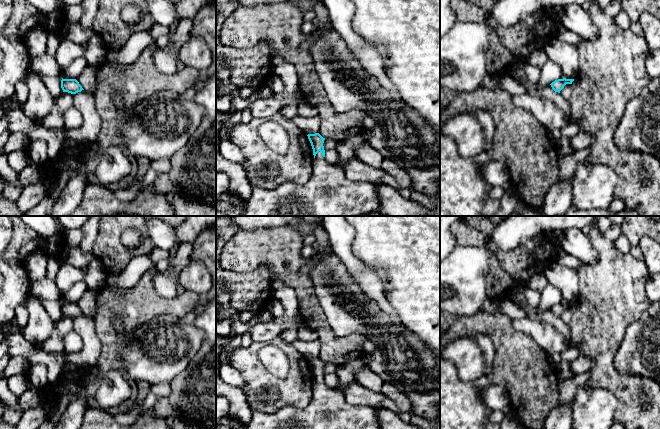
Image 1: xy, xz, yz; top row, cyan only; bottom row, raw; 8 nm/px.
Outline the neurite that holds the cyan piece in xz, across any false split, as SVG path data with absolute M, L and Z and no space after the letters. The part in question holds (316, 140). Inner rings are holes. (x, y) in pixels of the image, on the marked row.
M319 133L307 136L314 155L309 181L304 185L287 181L271 190L252 186L252 195L246 201L245 216L364 216L378 211L380 201L376 186L369 182L348 180L343 168L332 166L325 160L325 138Z

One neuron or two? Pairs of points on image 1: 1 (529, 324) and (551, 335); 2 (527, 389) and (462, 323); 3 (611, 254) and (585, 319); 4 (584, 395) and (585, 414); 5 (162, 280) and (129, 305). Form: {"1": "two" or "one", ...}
{"1": "one", "2": "one", "3": "one", "4": "one", "5": "two"}

